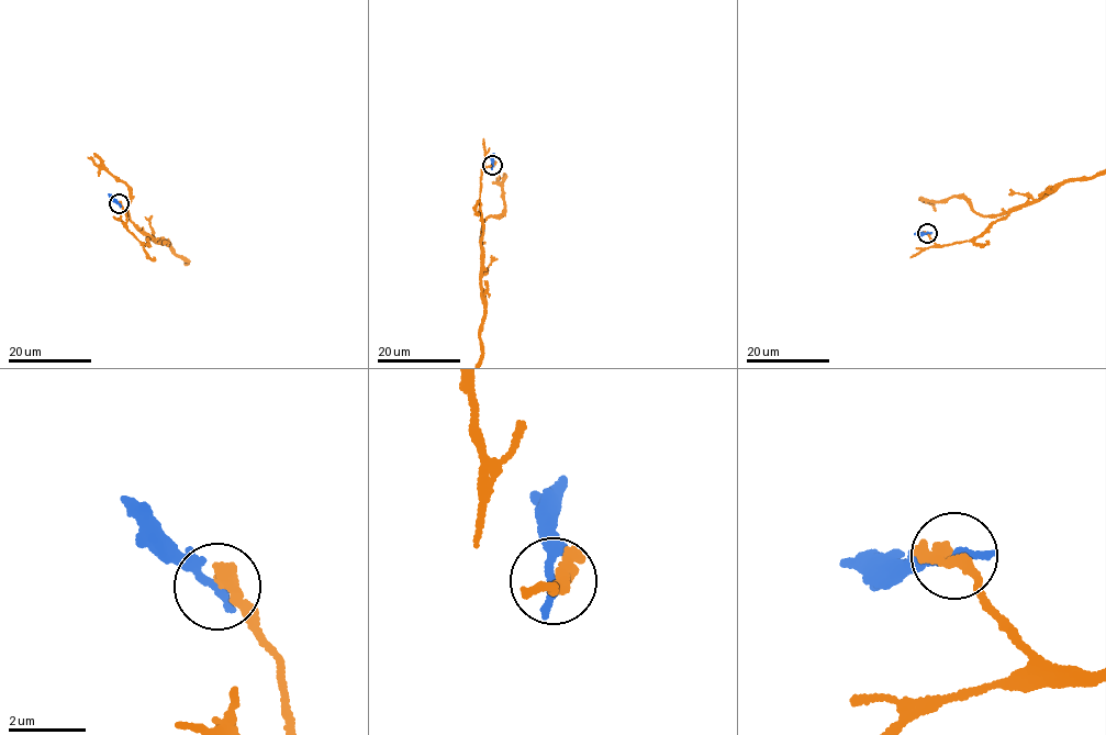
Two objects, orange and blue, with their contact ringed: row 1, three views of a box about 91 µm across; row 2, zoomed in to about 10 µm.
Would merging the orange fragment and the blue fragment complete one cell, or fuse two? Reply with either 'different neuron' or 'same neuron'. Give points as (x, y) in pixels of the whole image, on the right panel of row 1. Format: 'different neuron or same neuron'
different neuron

